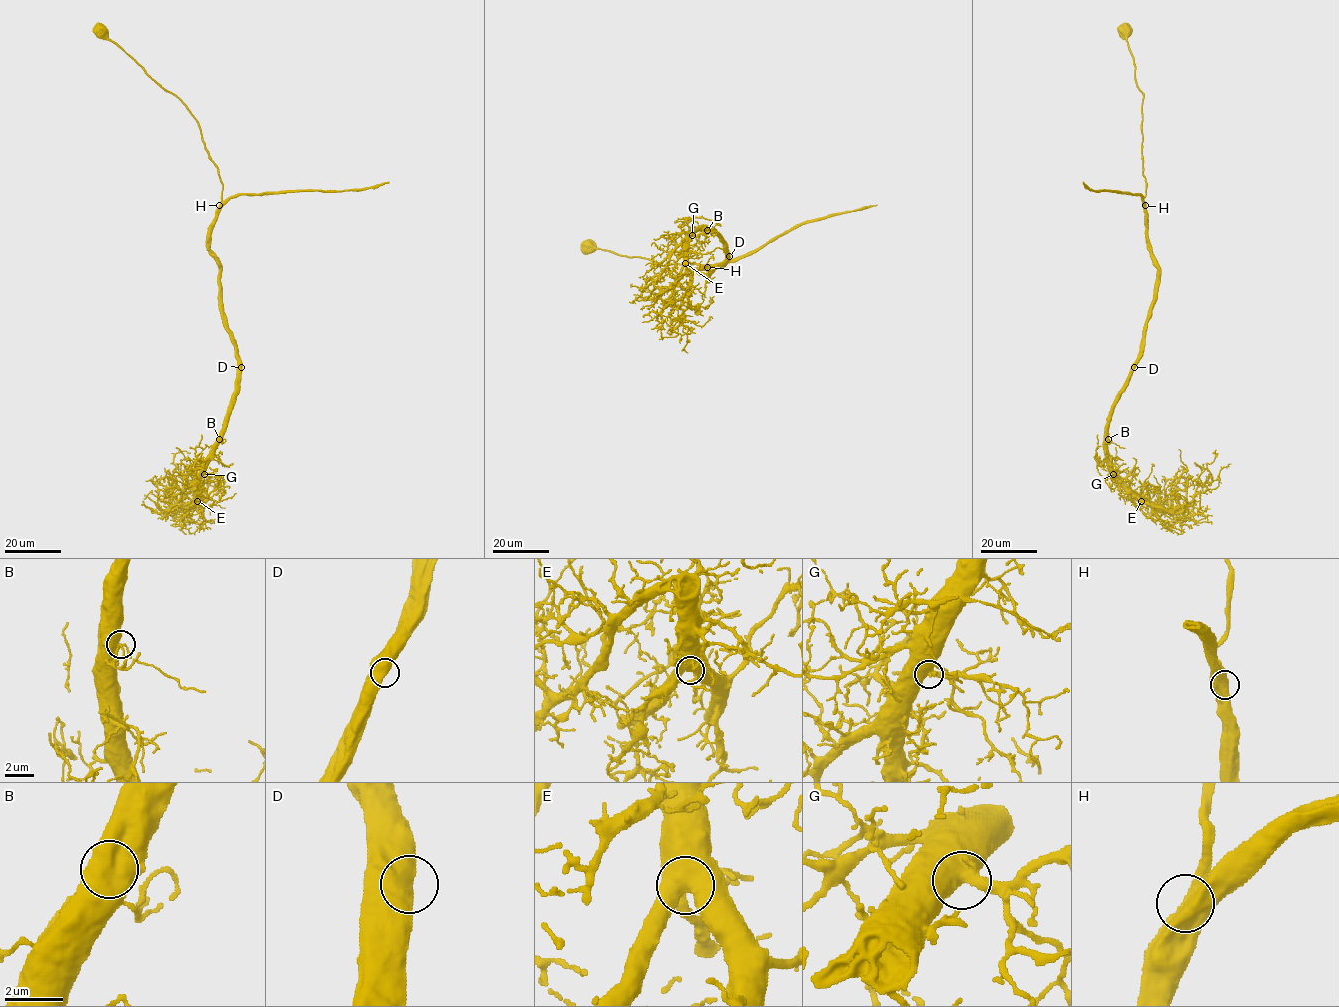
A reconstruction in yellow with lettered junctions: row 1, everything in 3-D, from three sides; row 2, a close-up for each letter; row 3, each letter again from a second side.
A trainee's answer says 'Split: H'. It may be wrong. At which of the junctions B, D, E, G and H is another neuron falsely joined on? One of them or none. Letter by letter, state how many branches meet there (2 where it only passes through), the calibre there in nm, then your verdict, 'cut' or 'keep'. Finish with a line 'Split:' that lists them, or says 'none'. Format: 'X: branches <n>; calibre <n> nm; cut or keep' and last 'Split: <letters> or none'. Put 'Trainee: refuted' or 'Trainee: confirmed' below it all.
B: branches 2; calibre 440 nm; keep
D: branches 1; calibre 750 nm; keep
E: branches 2; calibre 650 nm; keep
G: branches 2; calibre 700 nm; keep
H: branches 2; calibre 700 nm; keep
Split: none
Trainee: refuted

